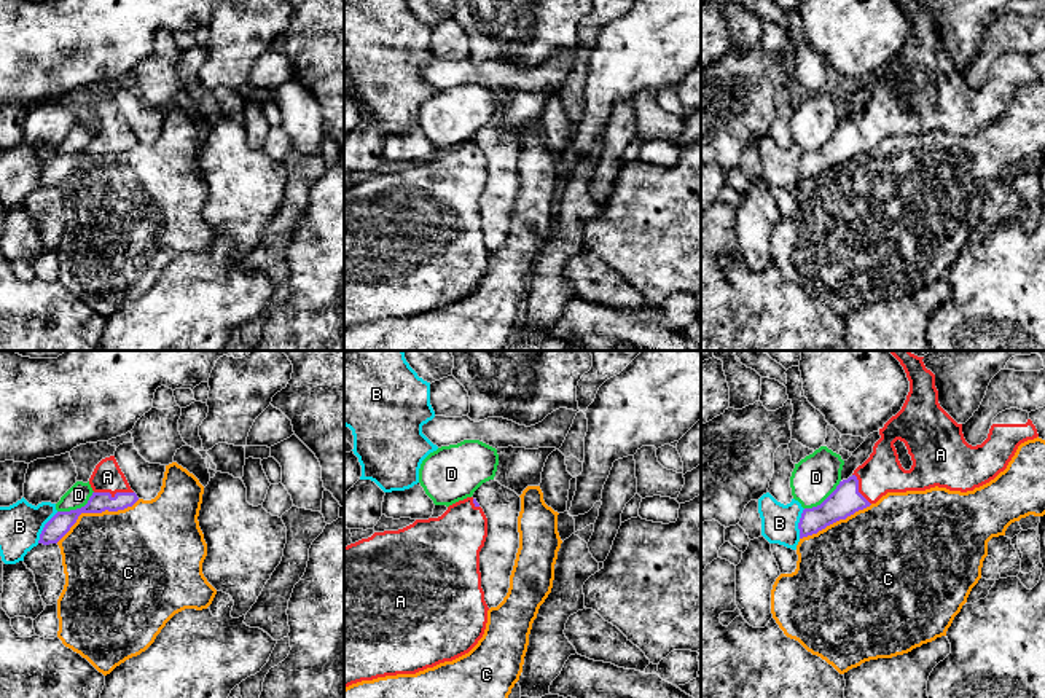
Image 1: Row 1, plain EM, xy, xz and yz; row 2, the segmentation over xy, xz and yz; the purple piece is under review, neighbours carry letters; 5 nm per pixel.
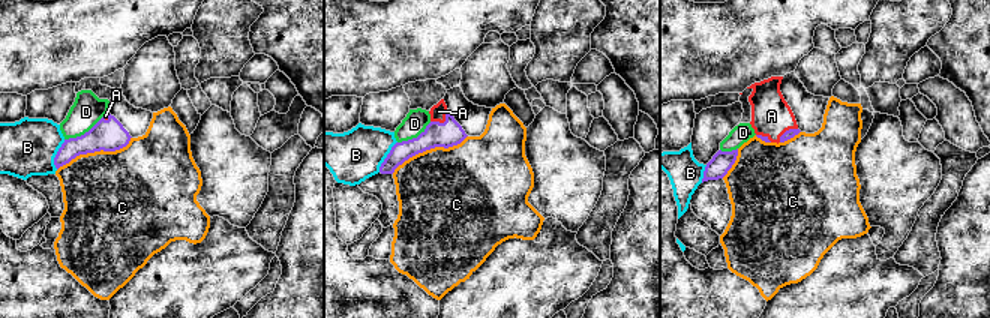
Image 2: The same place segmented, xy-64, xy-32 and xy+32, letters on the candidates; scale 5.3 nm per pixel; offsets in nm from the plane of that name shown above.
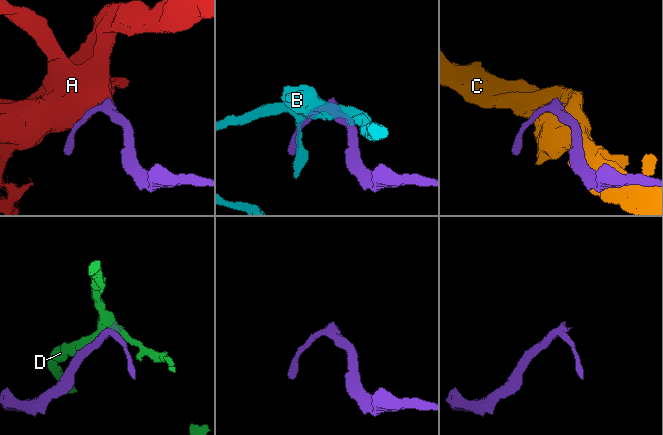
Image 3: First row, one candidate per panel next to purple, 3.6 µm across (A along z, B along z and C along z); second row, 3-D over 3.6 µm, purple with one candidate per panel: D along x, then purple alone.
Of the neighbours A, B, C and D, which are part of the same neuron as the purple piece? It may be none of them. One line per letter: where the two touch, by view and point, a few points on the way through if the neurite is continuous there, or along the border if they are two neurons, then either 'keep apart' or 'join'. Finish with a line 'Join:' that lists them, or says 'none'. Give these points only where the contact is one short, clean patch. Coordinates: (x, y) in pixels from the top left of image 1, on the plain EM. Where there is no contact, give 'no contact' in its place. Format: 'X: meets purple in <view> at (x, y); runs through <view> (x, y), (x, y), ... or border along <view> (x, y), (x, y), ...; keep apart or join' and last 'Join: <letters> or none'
A: meets purple in xy at (115, 137); runs through xy (97, 145), (115, 137), (107, 120); join
B: meets purple in xy at (43, 171); keep apart
C: meets purple in xy at (96, 155); keep apart
D: meets purple in xy at (77, 152); keep apart
Join: A

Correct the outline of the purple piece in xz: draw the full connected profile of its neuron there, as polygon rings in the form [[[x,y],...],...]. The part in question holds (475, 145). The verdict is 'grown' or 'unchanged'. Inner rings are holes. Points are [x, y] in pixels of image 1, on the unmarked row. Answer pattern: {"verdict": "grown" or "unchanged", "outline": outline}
{"verdict": "grown", "outline": [[[473,140],[438,161],[374,175],[344,190],[344,331],[386,319],[416,317],[468,296],[483,280],[487,247],[479,194],[487,161]]]}

